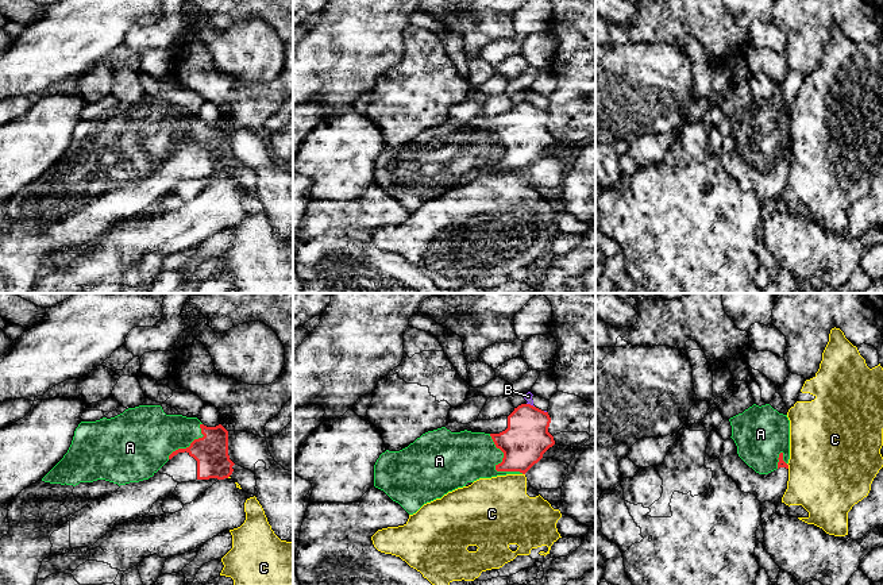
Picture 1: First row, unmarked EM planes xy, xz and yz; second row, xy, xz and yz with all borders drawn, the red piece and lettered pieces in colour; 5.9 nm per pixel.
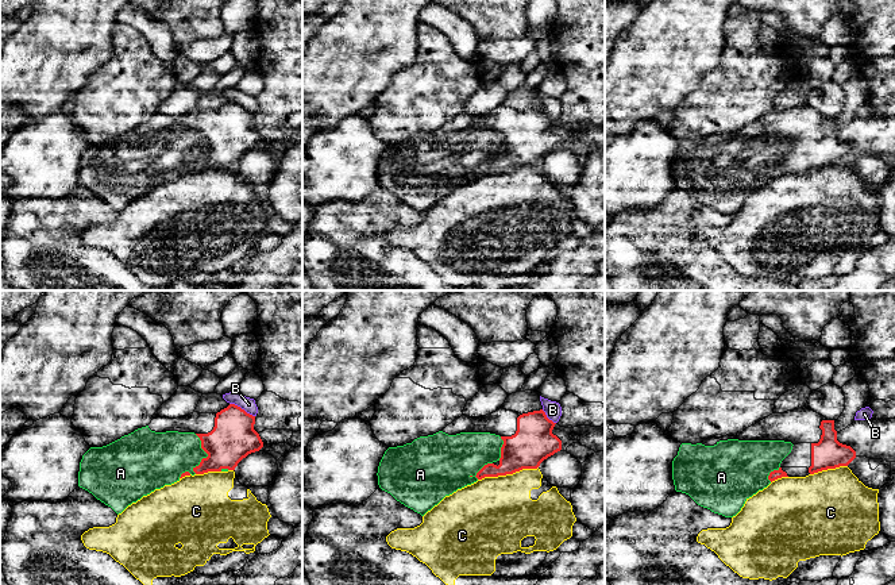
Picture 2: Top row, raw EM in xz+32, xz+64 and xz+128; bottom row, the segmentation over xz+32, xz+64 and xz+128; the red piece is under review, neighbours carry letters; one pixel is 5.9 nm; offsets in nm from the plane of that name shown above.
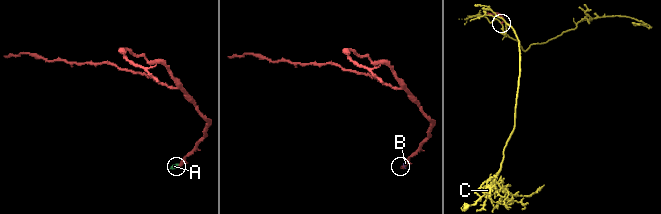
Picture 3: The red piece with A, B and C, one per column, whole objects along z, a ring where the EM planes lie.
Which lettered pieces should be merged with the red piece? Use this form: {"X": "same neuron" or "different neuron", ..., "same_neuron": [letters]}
{"A": "same neuron", "B": "different neuron", "C": "different neuron", "same_neuron": ["A"]}

